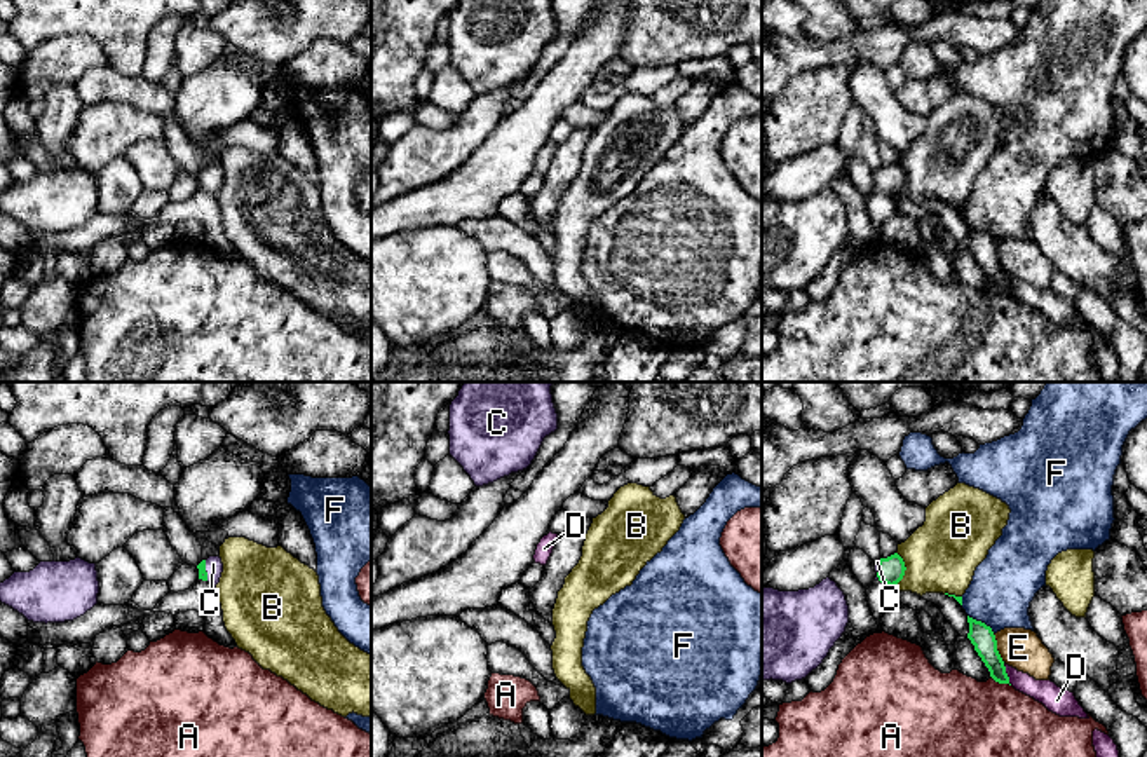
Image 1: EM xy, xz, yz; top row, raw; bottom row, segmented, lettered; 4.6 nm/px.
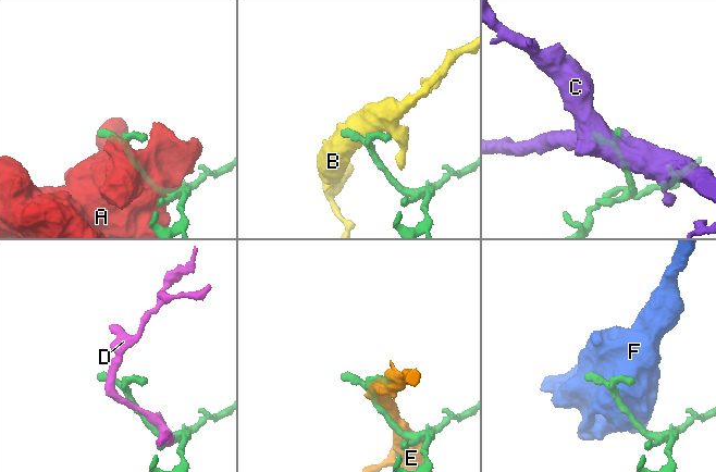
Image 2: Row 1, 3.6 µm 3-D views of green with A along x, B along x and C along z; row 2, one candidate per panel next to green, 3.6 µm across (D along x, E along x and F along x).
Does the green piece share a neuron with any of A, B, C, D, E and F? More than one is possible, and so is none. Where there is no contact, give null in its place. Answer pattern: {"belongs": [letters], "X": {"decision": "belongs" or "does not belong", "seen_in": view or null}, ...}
{"belongs": ["C"], "A": {"decision": "does not belong", "seen_in": "yz"}, "B": {"decision": "does not belong", "seen_in": "yz"}, "C": {"decision": "belongs", "seen_in": "xy"}, "D": {"decision": "does not belong", "seen_in": "yz"}, "E": {"decision": "does not belong", "seen_in": "yz"}, "F": {"decision": "does not belong", "seen_in": "yz"}}

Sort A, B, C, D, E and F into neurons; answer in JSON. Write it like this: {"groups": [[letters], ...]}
{"groups": [["A"], ["B"], ["C"], ["D"], ["E"], ["F"]]}

